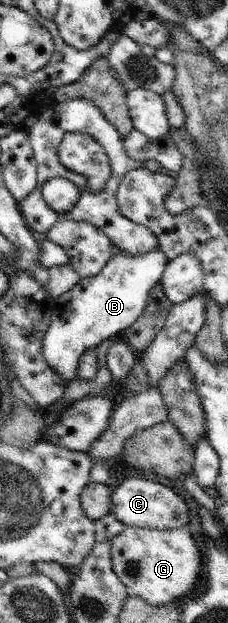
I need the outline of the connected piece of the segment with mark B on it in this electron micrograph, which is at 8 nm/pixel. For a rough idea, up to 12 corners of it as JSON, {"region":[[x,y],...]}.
{"region":[[115,255],[51,299],[42,348],[65,382],[143,314],[168,258]]}

